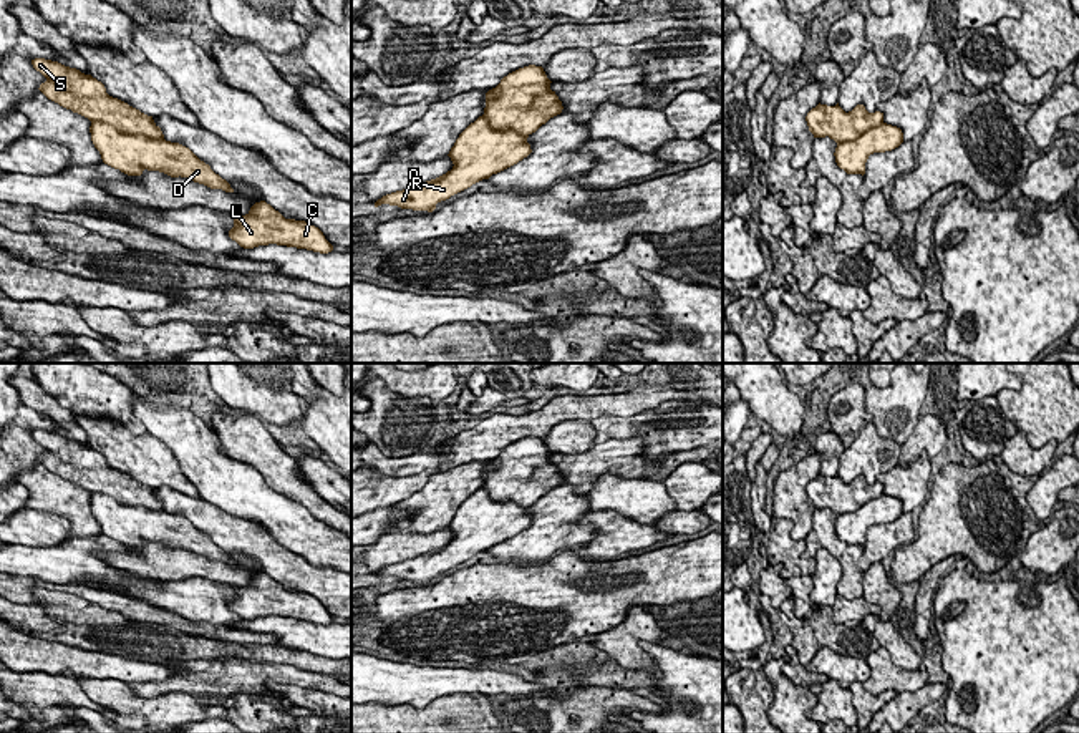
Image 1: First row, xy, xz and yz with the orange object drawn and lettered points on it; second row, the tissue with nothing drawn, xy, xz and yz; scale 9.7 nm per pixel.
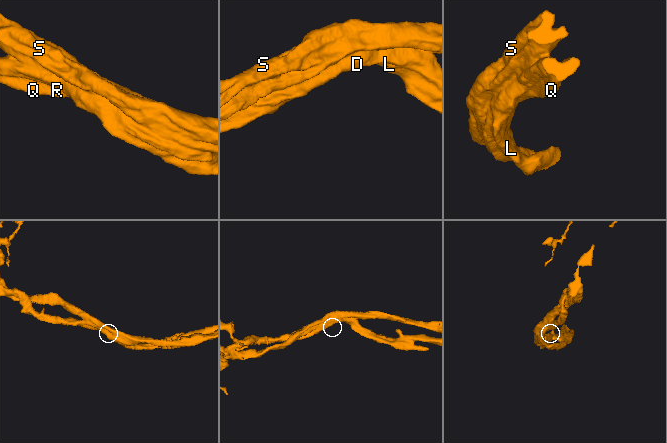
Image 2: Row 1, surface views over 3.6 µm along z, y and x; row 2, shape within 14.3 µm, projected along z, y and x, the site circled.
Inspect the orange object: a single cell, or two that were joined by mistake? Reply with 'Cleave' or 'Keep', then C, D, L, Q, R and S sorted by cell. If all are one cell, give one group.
Cleave. Groups: C D L Q R / S

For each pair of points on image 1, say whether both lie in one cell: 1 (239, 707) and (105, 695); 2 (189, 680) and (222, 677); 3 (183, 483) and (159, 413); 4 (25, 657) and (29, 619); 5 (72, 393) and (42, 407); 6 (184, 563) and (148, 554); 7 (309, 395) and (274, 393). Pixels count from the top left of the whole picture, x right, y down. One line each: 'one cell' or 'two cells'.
1: one cell
2: one cell
3: two cells
4: two cells
5: two cells
6: one cell
7: two cells

